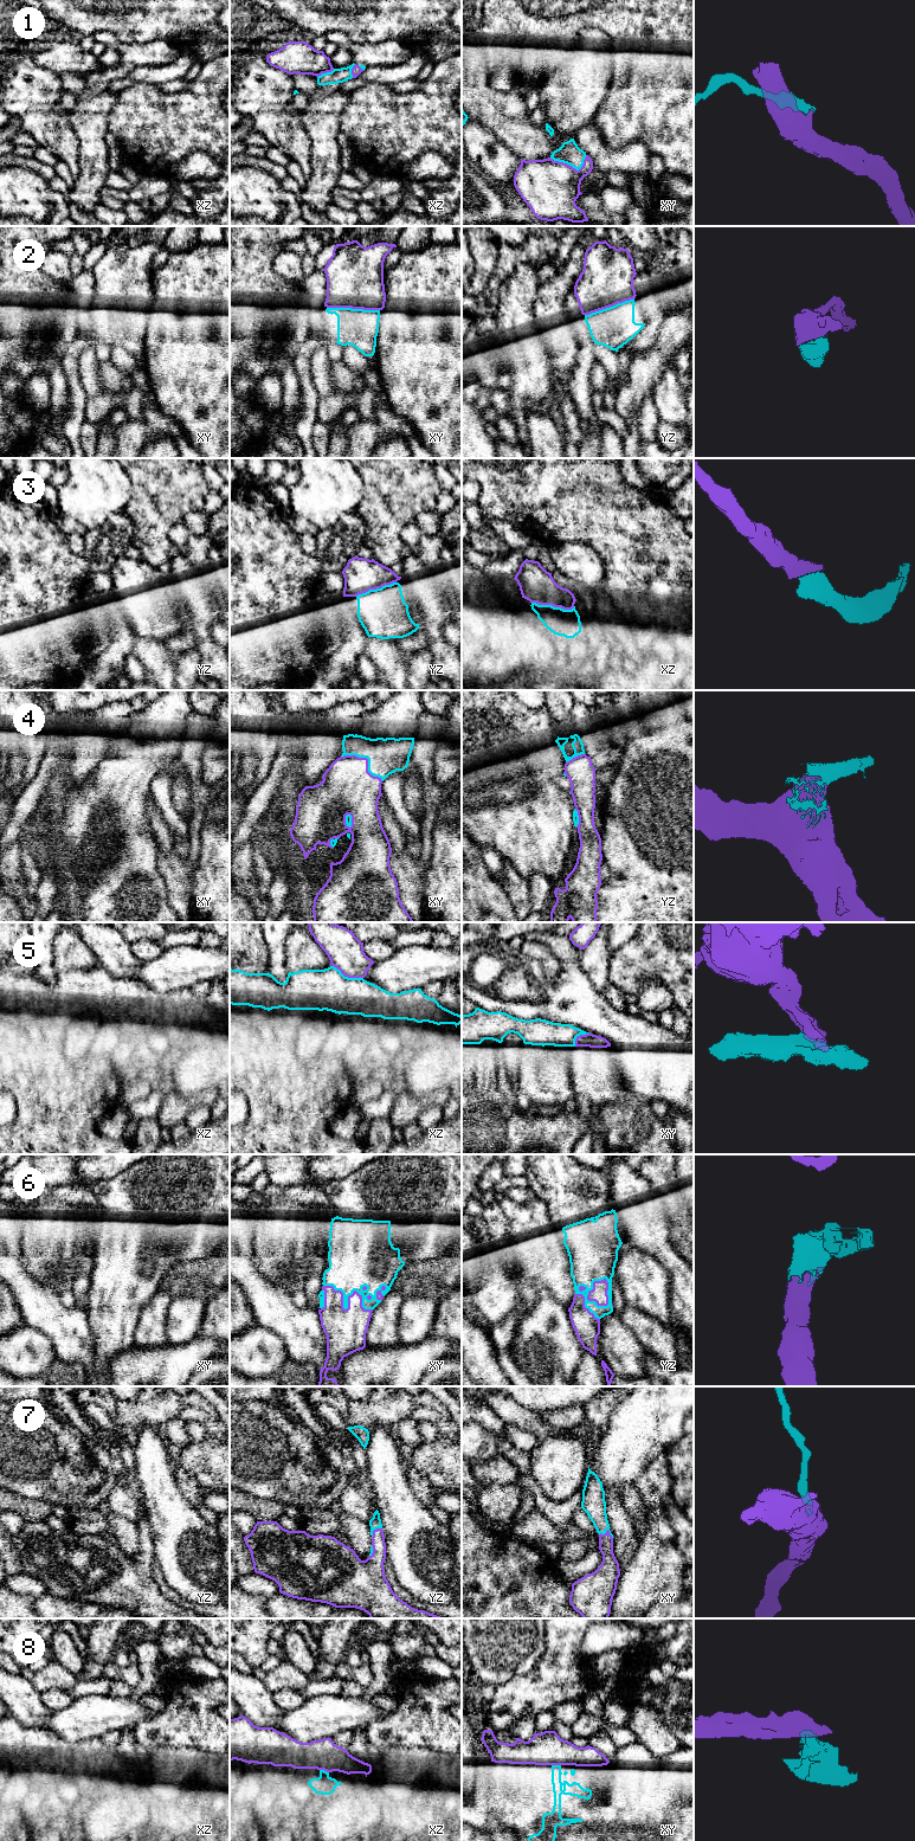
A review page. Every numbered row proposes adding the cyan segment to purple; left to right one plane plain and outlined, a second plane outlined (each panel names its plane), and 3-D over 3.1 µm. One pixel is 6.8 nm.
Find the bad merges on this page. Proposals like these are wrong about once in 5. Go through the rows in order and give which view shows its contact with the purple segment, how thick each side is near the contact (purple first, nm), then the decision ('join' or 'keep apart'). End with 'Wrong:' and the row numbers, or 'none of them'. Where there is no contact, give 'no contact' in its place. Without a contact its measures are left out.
1: contact in xy; calibres 380 and 150 nm; join
2: contact in xy; calibres 380 and 260 nm; join
3: contact in xz; calibres 240 and 180 nm; join
4: contact in xy; calibres 360 and 240 nm; join
5: contact in xz; calibres 240 and 280 nm; keep apart
6: contact in yz; calibres 110 and 300 nm; join
7: contact in xy; calibres 130 and 160 nm; join
8: contact in xz; calibres 200 and 130 nm; join
Wrong: 5

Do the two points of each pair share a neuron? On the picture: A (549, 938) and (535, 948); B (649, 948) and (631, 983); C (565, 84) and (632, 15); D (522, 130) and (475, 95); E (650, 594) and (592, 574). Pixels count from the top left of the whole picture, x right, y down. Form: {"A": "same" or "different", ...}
{"A": "different", "B": "same", "C": "different", "D": "same", "E": "different"}

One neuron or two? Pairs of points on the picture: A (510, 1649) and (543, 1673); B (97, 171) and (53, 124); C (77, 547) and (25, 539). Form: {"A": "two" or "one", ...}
{"A": "two", "B": "two", "C": "two"}

